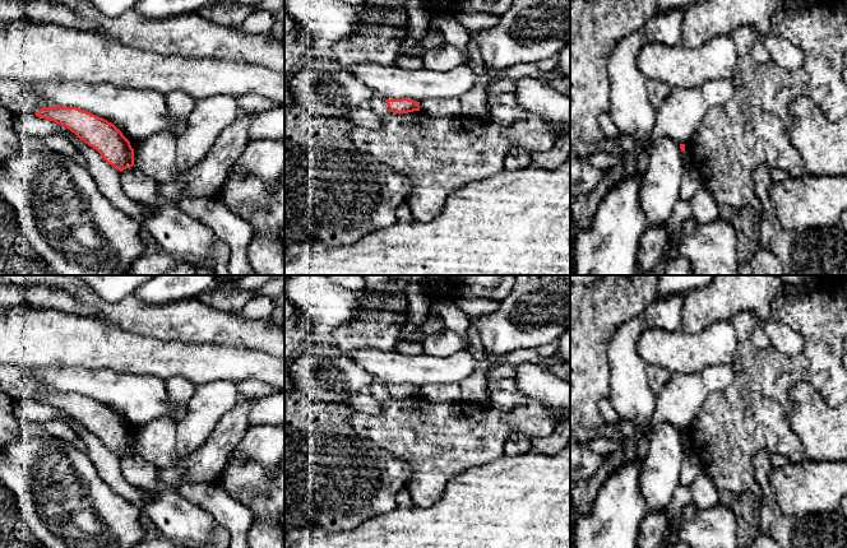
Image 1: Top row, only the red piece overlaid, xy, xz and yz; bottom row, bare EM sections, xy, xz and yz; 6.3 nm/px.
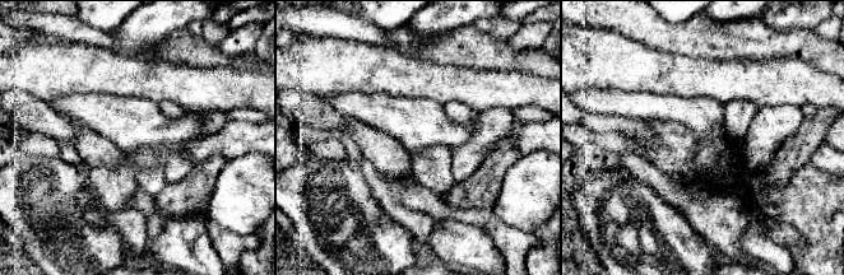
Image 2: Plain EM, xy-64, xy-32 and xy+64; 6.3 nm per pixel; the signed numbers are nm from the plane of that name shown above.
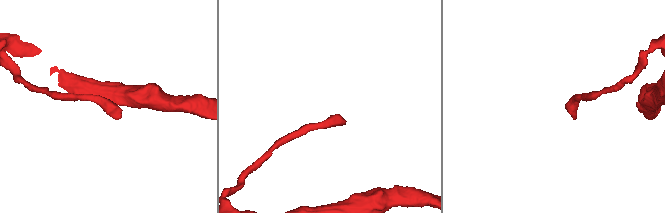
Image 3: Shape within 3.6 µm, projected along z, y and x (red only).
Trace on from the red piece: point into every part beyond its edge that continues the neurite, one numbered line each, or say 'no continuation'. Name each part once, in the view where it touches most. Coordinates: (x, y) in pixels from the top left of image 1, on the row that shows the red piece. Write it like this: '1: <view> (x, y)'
no continuation

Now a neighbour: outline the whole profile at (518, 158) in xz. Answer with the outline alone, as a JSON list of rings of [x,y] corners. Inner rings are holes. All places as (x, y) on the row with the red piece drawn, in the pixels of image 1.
[[[513,147],[504,159],[504,169],[520,171],[528,167],[532,163],[531,154],[523,148]]]

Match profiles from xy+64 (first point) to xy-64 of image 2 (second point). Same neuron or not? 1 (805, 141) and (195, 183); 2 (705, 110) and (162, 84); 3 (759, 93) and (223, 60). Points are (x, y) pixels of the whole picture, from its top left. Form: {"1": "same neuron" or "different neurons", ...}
{"1": "same neuron", "2": "different neurons", "3": "different neurons"}

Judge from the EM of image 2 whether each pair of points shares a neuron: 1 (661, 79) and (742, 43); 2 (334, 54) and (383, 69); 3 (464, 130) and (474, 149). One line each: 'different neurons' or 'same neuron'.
1: different neurons
2: same neuron
3: different neurons

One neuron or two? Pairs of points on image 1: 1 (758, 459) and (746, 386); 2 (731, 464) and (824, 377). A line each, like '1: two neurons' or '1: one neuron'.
1: two neurons
2: one neuron

